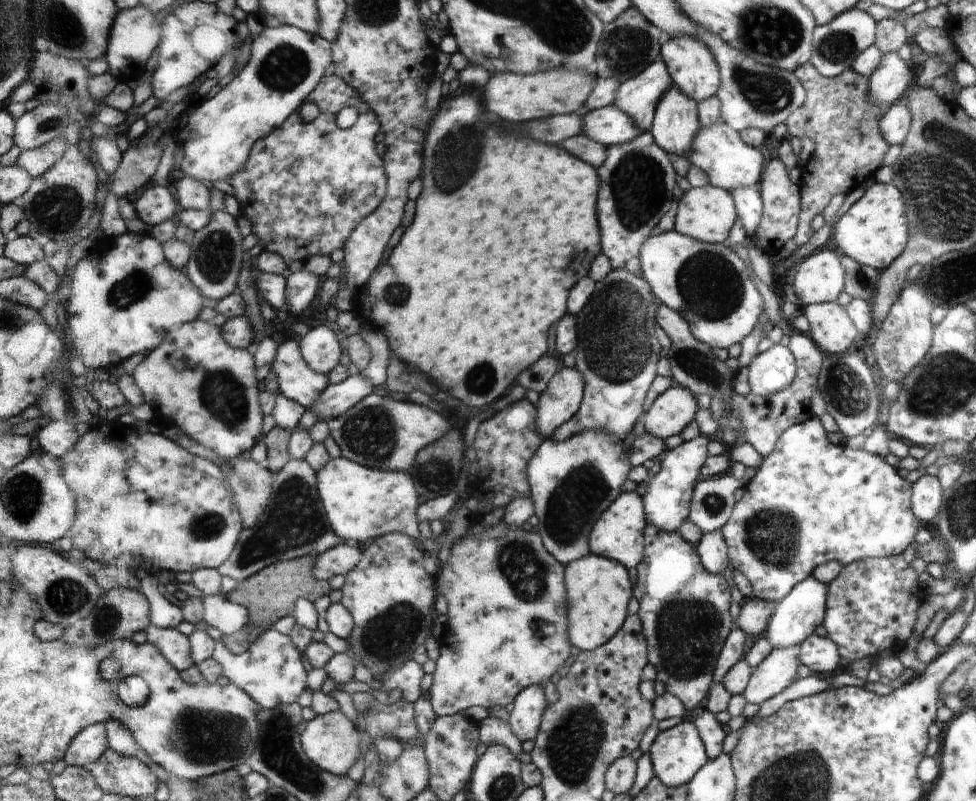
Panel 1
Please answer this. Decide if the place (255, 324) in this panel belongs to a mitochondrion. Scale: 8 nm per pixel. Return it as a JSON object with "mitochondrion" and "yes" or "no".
{"mitochondrion":"no"}

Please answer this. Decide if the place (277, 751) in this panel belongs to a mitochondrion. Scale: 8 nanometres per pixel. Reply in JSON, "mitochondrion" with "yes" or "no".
{"mitochondrion":"yes"}

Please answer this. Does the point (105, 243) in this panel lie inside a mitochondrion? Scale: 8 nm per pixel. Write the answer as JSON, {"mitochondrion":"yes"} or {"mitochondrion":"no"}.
{"mitochondrion":"no"}

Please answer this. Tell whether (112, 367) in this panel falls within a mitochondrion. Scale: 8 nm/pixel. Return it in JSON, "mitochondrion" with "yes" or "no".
{"mitochondrion":"no"}

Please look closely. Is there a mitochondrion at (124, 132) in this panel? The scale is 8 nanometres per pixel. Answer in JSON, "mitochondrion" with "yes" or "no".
{"mitochondrion":"no"}

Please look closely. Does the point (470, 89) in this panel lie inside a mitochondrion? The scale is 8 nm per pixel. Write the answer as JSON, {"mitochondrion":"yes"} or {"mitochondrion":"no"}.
{"mitochondrion":"no"}

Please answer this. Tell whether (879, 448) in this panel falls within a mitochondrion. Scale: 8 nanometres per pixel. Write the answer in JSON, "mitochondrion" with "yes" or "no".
{"mitochondrion":"no"}

